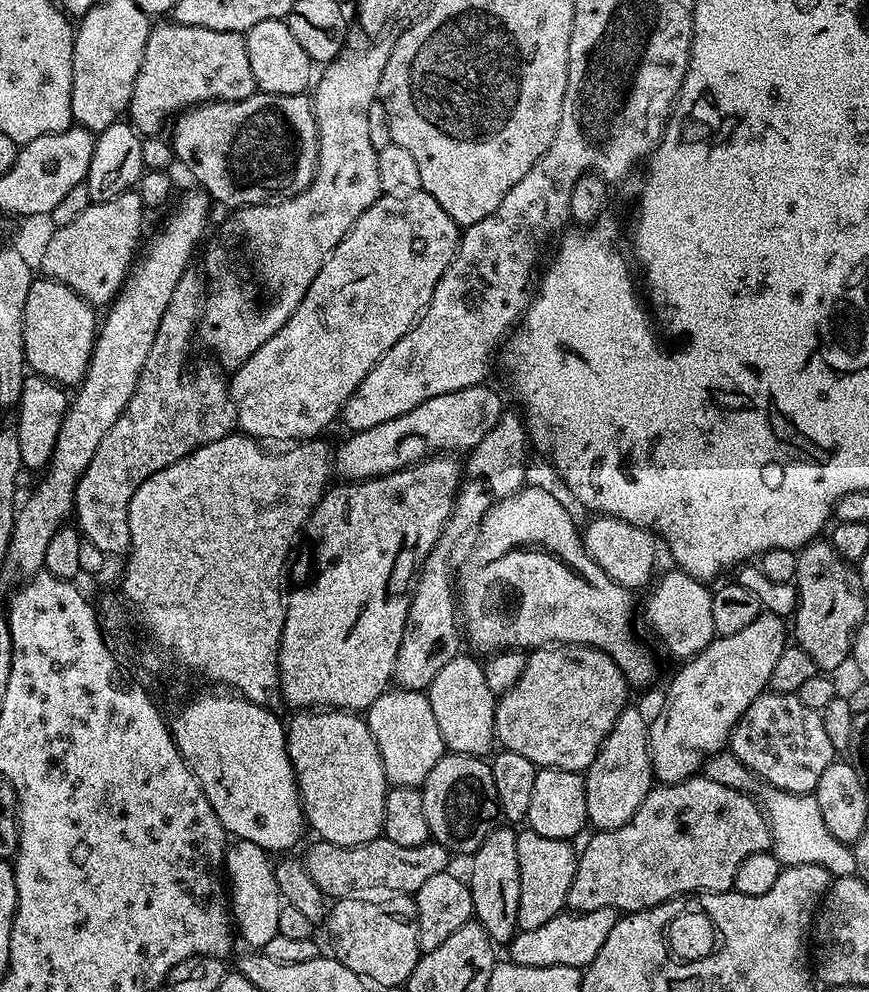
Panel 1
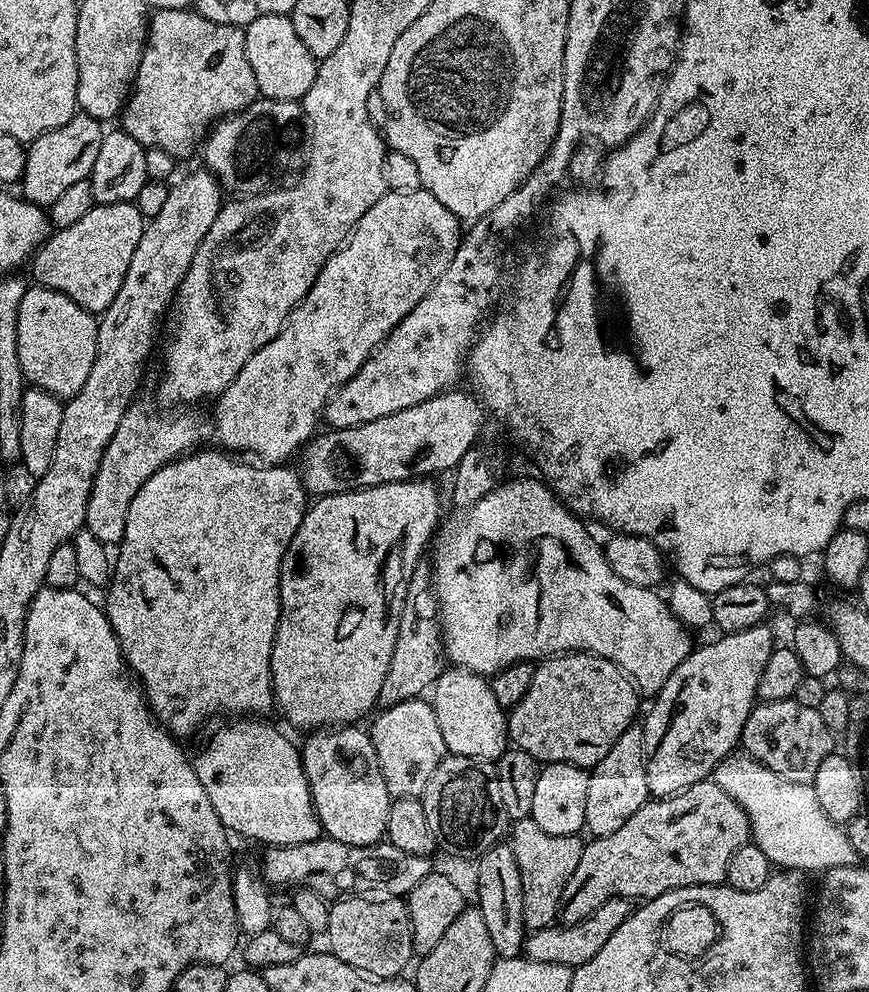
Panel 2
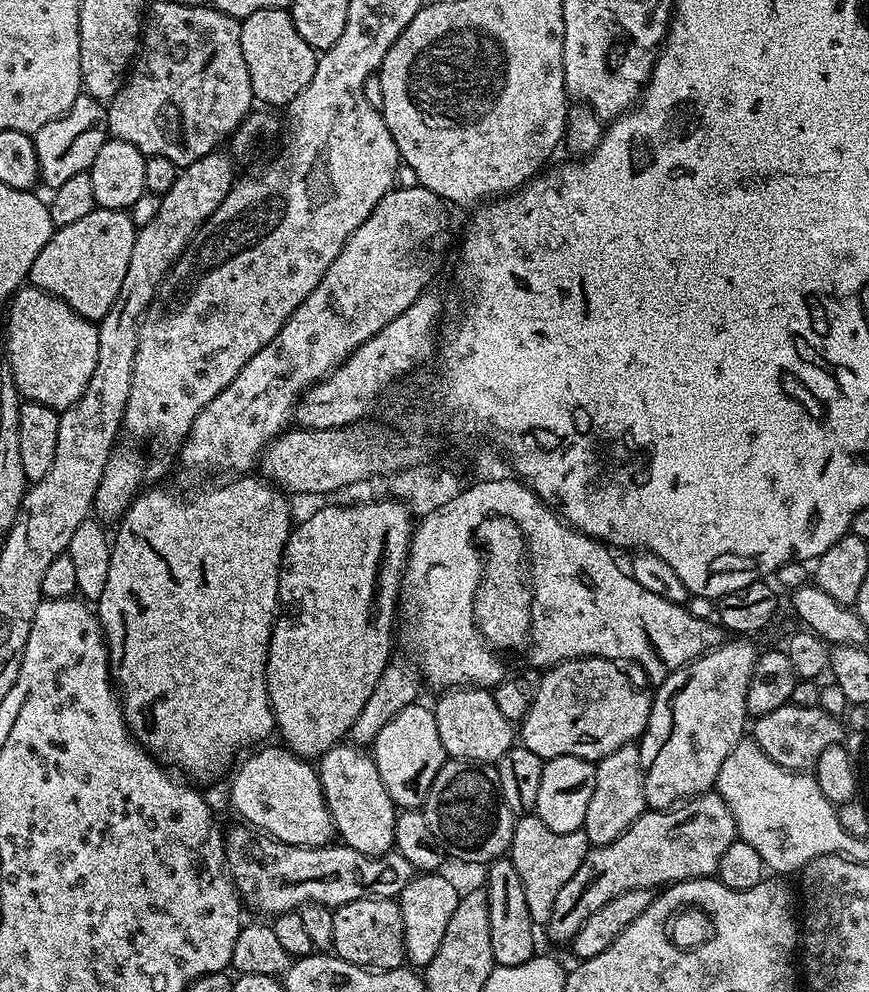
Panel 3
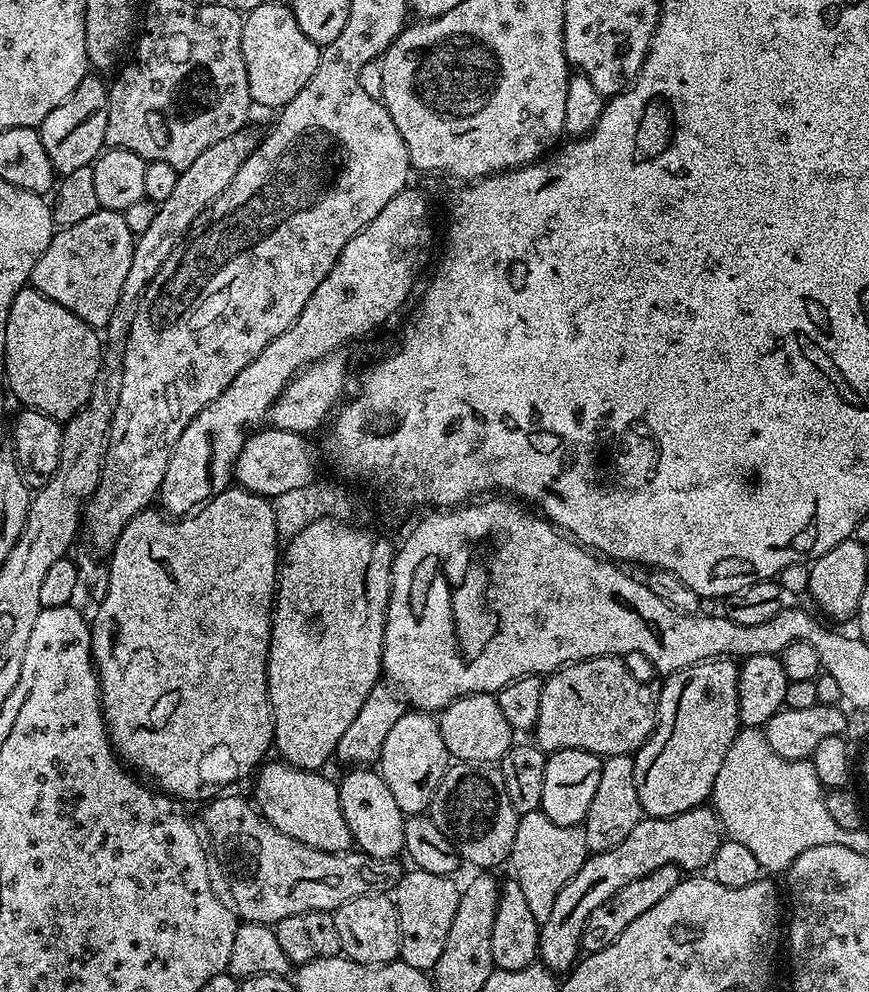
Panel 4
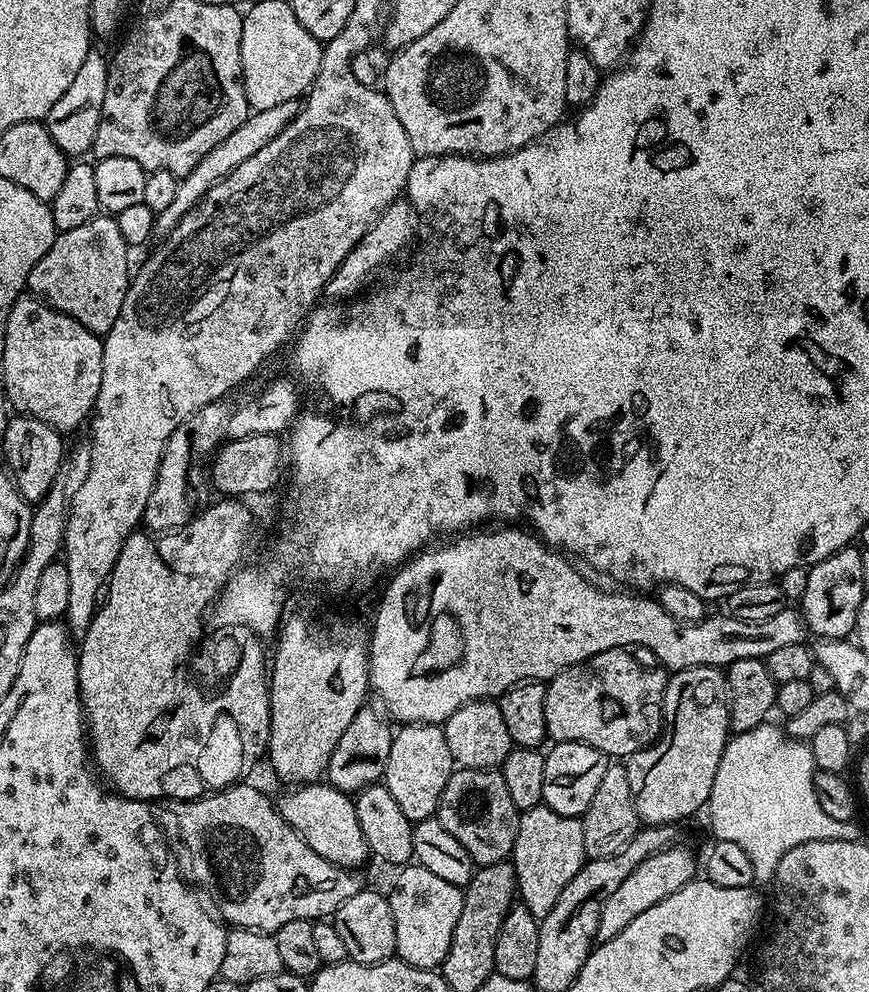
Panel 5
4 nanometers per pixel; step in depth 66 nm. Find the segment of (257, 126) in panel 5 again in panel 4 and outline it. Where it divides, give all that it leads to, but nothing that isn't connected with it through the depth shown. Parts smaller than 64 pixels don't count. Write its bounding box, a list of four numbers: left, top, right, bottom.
[106,126,258,342]

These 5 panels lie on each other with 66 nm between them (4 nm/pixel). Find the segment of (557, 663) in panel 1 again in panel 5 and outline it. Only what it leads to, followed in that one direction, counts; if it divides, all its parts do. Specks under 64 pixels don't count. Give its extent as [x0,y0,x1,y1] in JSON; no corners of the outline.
[547,648,669,758]

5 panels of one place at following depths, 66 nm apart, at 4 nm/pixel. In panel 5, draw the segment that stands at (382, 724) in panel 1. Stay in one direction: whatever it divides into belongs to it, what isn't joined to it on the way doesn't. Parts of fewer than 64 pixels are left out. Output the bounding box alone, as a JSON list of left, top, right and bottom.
[382,724,454,822]

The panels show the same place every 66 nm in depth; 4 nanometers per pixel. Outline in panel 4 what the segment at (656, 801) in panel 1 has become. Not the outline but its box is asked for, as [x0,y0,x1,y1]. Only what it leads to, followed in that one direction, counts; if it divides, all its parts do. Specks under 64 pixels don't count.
[539,806,721,974]

